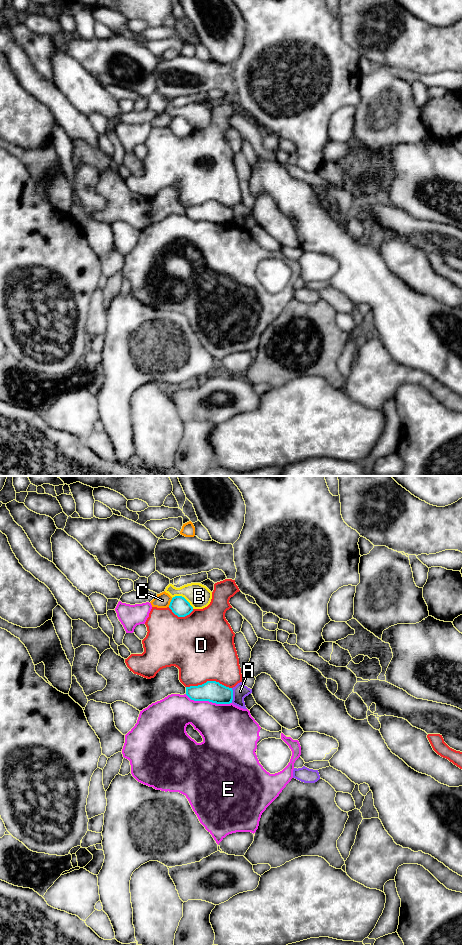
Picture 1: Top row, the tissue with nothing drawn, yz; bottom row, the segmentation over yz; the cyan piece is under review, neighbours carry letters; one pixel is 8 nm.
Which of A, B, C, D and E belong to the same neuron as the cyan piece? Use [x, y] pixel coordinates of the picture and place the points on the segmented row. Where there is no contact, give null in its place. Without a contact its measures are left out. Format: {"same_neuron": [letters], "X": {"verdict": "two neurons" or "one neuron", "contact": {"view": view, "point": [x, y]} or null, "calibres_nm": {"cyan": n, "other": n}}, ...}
{"same_neuron": [], "A": {"verdict": "two neurons", "contact": {"view": "yz", "point": [232, 695]}, "calibres_nm": {"cyan": 170, "other": 120}}, "B": {"verdict": "two neurons", "contact": {"view": "yz", "point": [183, 597]}, "calibres_nm": {"cyan": 150, "other": 190}}, "C": {"verdict": "two neurons", "contact": {"view": "yz", "point": [170, 602]}, "calibres_nm": {"cyan": 150, "other": 120}}, "D": {"verdict": "two neurons", "contact": {"view": "yz", "point": [209, 681]}, "calibres_nm": {"cyan": 170, "other": 480}}, "E": {"verdict": "two neurons", "contact": {"view": "yz", "point": [208, 700]}, "calibres_nm": {"cyan": 170, "other": 380}}}

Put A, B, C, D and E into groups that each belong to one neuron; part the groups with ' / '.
A / B / C / D / E

